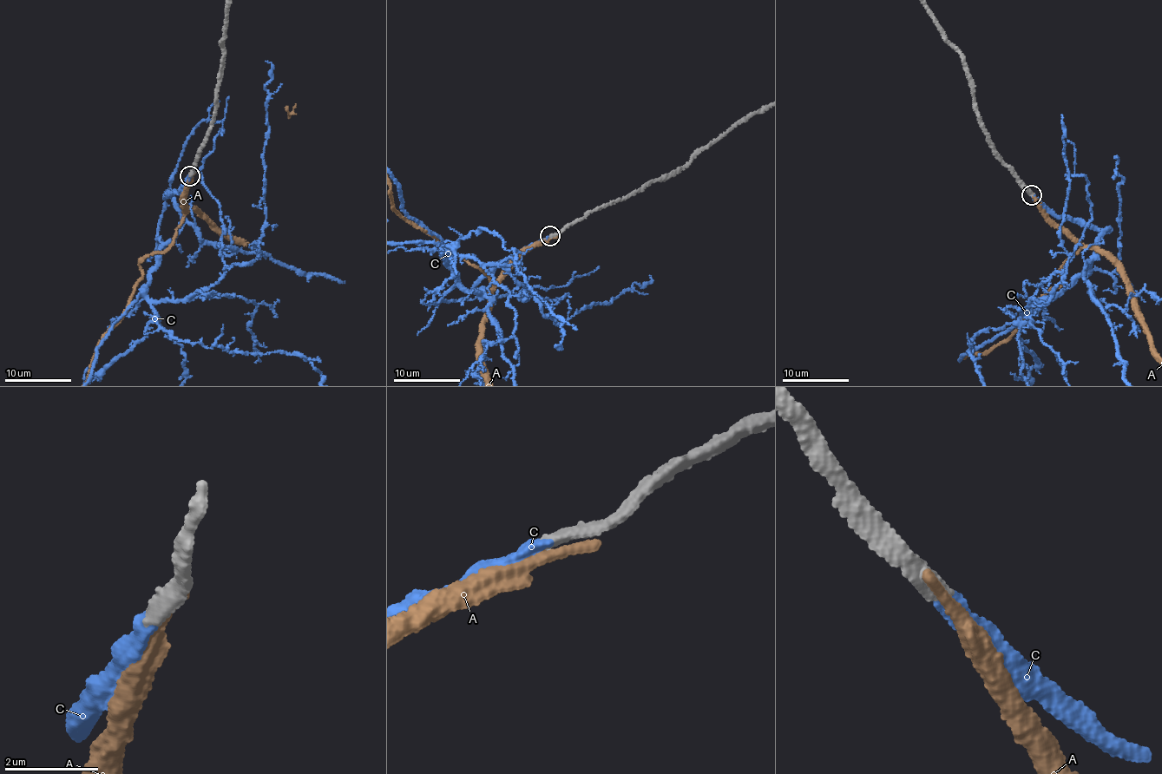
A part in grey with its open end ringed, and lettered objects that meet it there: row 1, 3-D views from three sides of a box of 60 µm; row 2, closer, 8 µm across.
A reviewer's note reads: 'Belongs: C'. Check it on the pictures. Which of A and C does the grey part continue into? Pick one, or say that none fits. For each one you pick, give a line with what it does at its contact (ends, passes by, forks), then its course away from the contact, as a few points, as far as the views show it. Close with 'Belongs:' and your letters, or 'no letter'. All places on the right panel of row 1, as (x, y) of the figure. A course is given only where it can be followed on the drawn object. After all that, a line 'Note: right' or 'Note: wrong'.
C: it ends there
Belongs: C
Note: right

